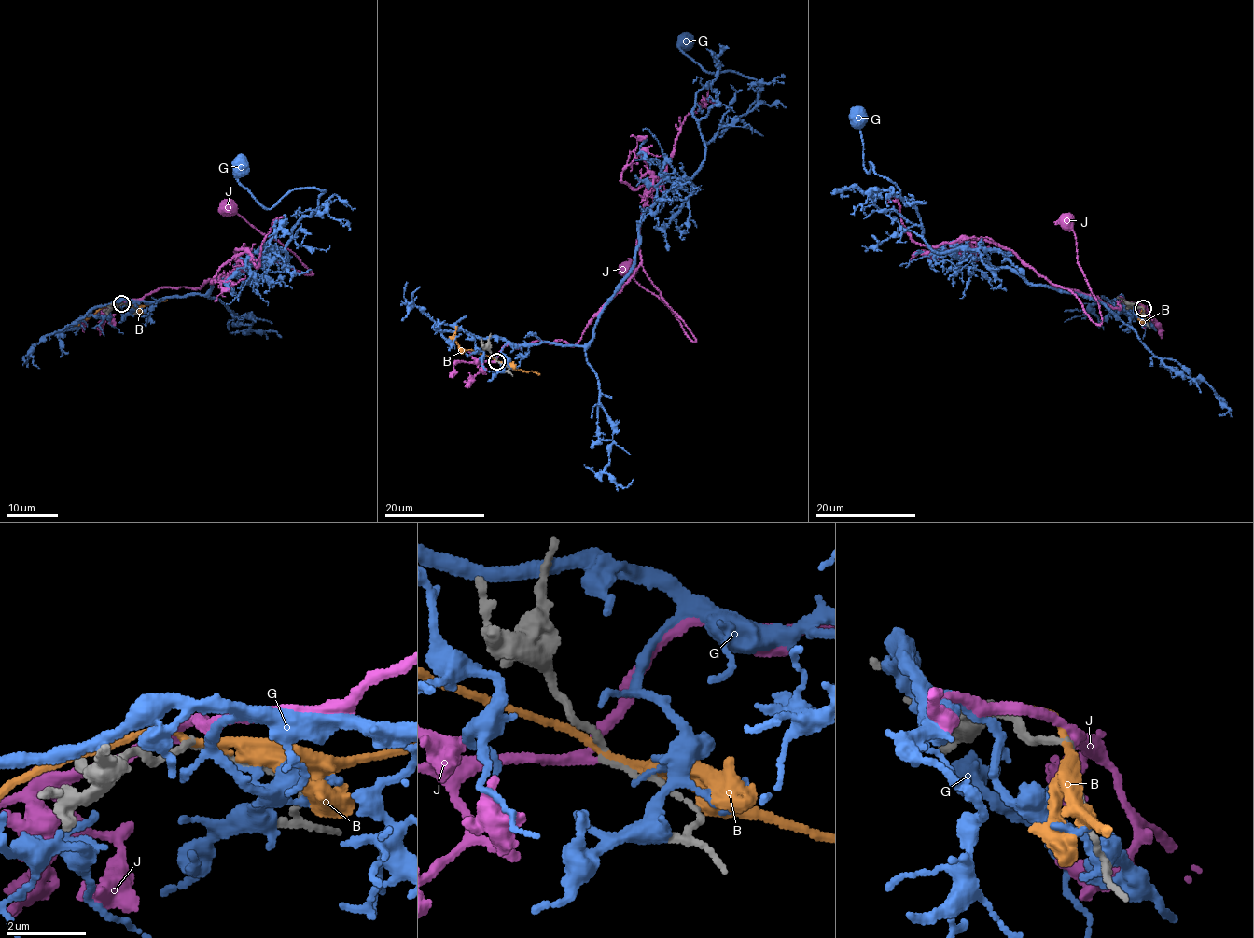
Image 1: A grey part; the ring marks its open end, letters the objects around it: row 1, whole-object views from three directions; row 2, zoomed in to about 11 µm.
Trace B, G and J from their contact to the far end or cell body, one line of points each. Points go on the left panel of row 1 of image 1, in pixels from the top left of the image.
B: (122, 302), (104, 305), (79, 320), (78, 324)
G: (129, 306), (286, 260), (291, 229), (326, 190), (293, 188), (268, 209), (240, 166)
J: (121, 304), (142, 300), (160, 288), (202, 287), (244, 265), (272, 260), (313, 272), (295, 253), (229, 207)

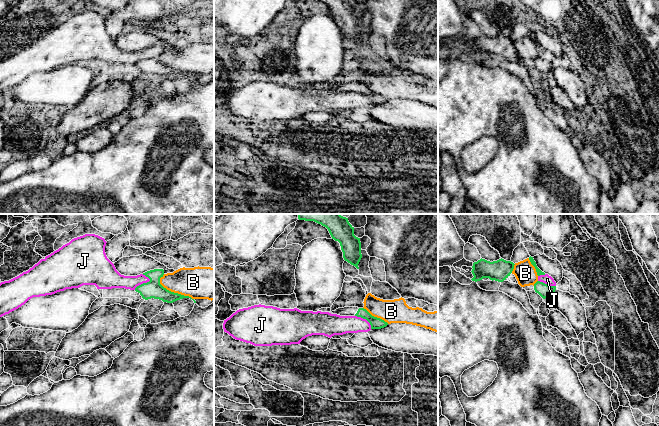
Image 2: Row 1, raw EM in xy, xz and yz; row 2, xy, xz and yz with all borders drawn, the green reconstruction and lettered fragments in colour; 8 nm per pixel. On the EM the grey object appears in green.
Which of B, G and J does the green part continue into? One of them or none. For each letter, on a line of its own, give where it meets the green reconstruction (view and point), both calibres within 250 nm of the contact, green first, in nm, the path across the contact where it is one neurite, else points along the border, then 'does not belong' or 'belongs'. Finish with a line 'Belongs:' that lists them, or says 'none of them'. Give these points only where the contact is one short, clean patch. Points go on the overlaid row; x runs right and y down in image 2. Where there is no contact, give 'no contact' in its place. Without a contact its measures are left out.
B: xy (173, 292) | 140/260 nm | does not belong
G: no contact | does not belong
J: xy (143, 283) | 140/140 nm | across xy (153, 289), (143, 283), (123, 282), (113, 279) | belongs
Belongs: J

